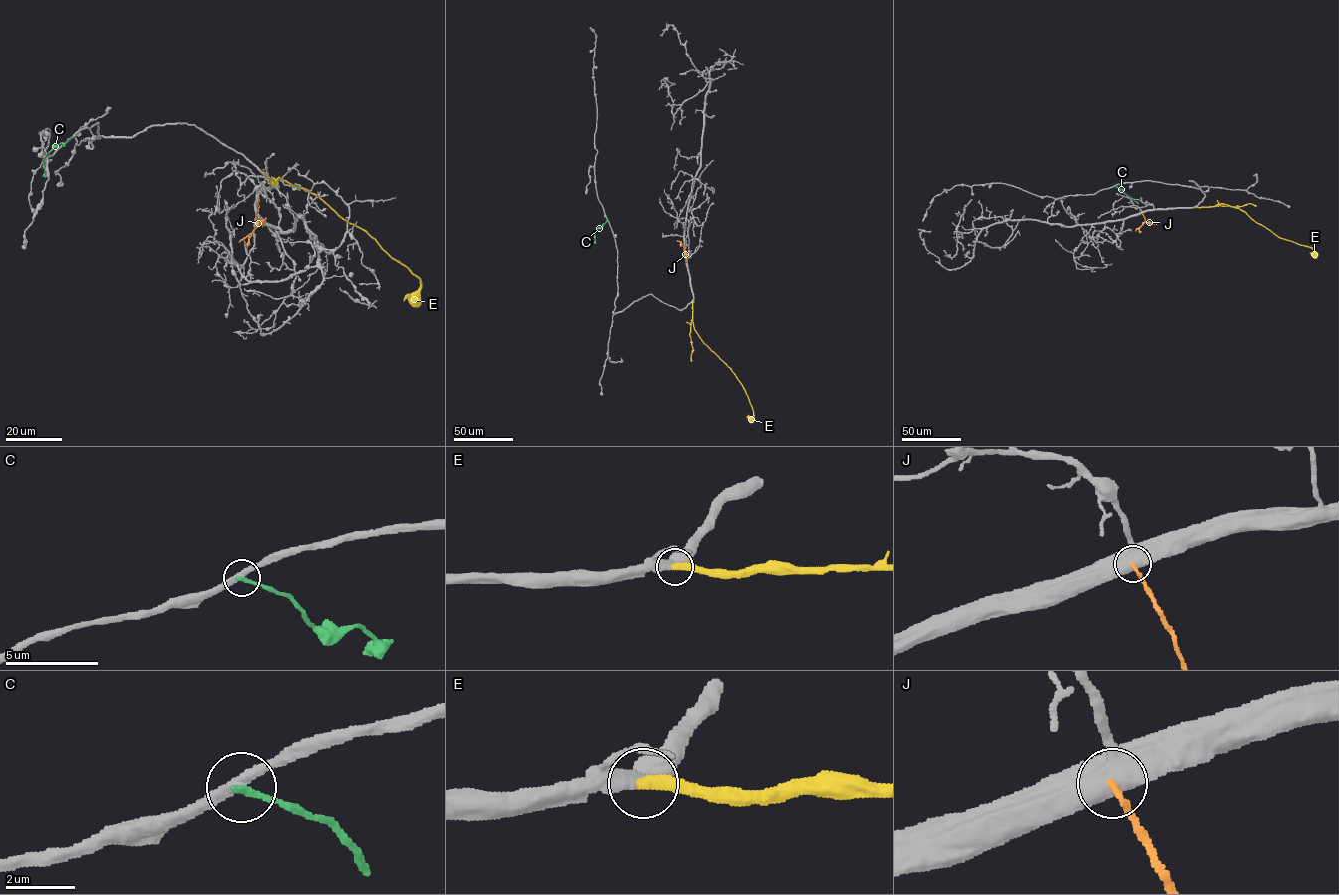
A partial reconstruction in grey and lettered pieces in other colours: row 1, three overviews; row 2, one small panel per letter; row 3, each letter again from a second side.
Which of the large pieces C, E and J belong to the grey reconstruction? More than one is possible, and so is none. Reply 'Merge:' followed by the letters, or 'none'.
Merge: E

